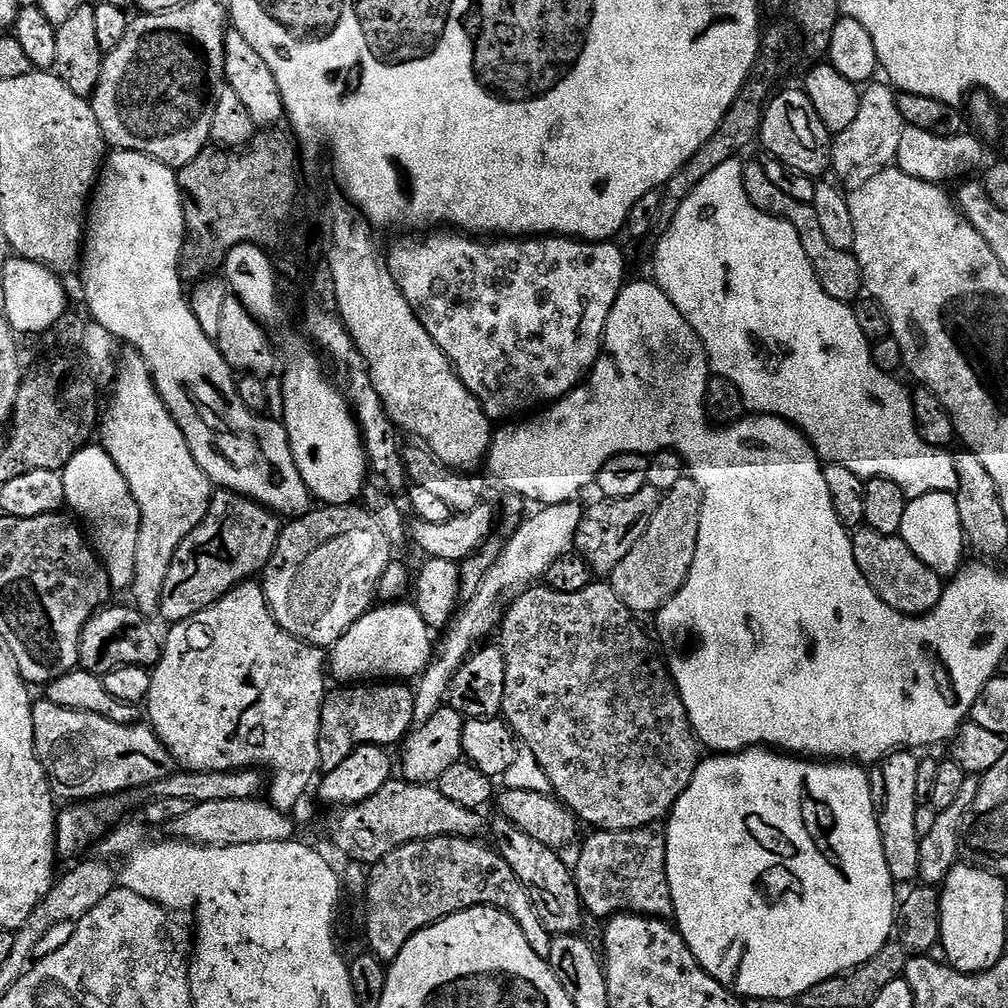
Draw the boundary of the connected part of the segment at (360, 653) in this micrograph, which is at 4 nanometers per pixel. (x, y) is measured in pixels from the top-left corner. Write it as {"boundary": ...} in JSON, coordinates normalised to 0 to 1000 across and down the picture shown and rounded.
{"boundary":[[[385,597],[355,613],[327,644],[327,671],[341,681],[358,677],[405,677],[416,672],[431,646],[431,631],[412,598]]]}

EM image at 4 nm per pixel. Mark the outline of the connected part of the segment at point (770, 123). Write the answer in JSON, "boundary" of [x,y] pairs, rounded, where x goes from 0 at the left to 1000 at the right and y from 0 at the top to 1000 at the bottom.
{"boundary":[[[793,86],[783,91],[771,90],[763,98],[758,116],[754,122],[753,142],[758,142],[761,154],[767,159],[774,159],[780,166],[794,171],[798,175],[813,177],[822,170],[825,161],[826,132],[815,125],[815,117],[812,117],[812,109],[804,101],[804,97]]]}

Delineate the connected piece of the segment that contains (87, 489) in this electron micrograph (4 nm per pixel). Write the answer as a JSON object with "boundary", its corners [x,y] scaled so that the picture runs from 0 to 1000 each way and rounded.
{"boundary":[[[87,440],[76,445],[61,472],[64,499],[79,512],[85,534],[106,565],[112,584],[117,587],[128,584],[135,568],[133,558],[140,510],[120,467],[100,441]]]}

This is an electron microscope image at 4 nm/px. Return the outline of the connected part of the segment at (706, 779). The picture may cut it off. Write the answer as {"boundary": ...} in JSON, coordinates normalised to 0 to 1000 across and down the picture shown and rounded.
{"boundary":[[[761,740],[741,742],[735,746],[706,748],[701,752],[695,753],[693,760],[688,764],[688,772],[685,772],[685,780],[681,780],[681,784],[675,789],[670,800],[668,800],[661,813],[663,821],[661,820],[659,838],[661,839],[661,871],[665,879],[667,909],[669,910],[670,920],[677,927],[677,931],[681,935],[685,946],[688,946],[688,950],[694,955],[696,962],[700,962],[700,966],[704,966],[712,975],[723,980],[725,984],[729,984],[731,988],[747,992],[751,992],[752,990],[760,990],[761,992],[790,992],[797,989],[798,984],[804,982],[804,978],[812,978],[812,974],[819,974],[819,970],[837,968],[846,962],[853,961],[857,956],[870,951],[876,945],[873,943],[880,938],[881,933],[883,937],[883,934],[886,932],[889,920],[889,902],[891,900],[891,888],[889,889],[891,877],[890,874],[885,872],[883,859],[879,859],[879,843],[875,843],[875,827],[871,823],[871,812],[867,804],[865,775],[862,767],[859,768],[857,766],[860,765],[848,756],[811,756],[806,752],[791,752],[785,748],[779,748]]]}

